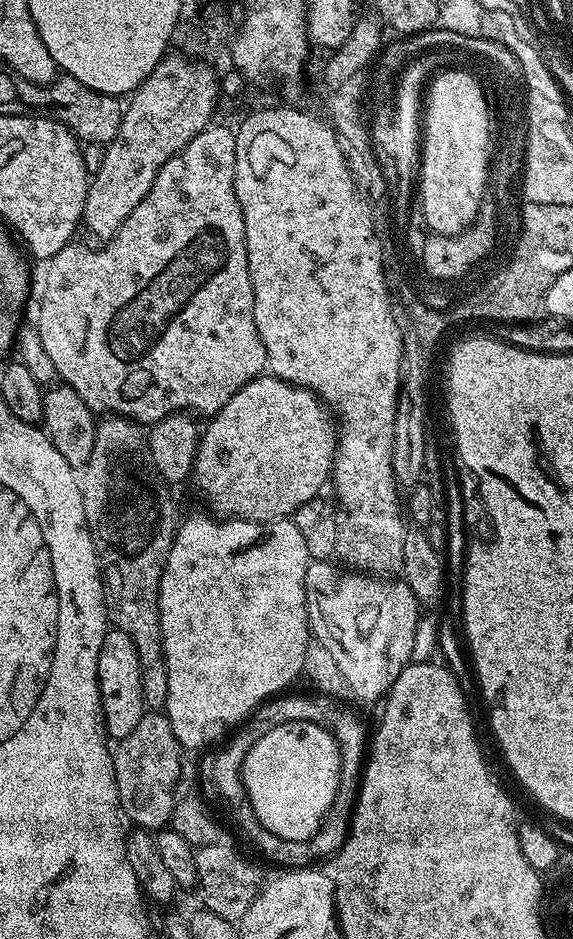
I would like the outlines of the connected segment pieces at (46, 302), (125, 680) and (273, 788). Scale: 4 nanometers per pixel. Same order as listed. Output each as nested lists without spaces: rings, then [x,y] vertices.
[[[209,126],[202,130],[202,134],[193,138],[181,152],[170,158],[170,162],[166,162],[166,166],[162,166],[162,170],[158,170],[158,178],[154,178],[154,186],[150,186],[146,198],[134,206],[124,225],[111,240],[103,246],[96,246],[100,248],[93,252],[86,245],[73,242],[62,246],[62,250],[58,250],[58,254],[47,261],[40,313],[34,319],[34,325],[41,335],[42,345],[54,362],[59,379],[78,392],[92,413],[124,416],[141,426],[154,425],[173,414],[201,412],[204,418],[211,418],[222,410],[222,406],[226,406],[226,402],[230,402],[230,398],[234,398],[234,394],[238,394],[238,390],[242,390],[242,386],[265,371],[268,362],[266,346],[262,346],[262,338],[258,338],[258,326],[254,326],[254,290],[248,269],[244,219],[234,190],[236,133],[231,127],[216,127]]]
[[[112,628],[106,634],[102,650],[98,650],[98,690],[104,711],[104,731],[113,741],[124,740],[126,734],[131,734],[134,726],[142,722],[146,709],[142,698],[142,670],[138,662],[138,650],[134,650],[130,634],[117,628]]]
[[[286,722],[250,746],[240,776],[263,831],[290,842],[309,840],[326,818],[340,785],[338,742],[314,722]]]

